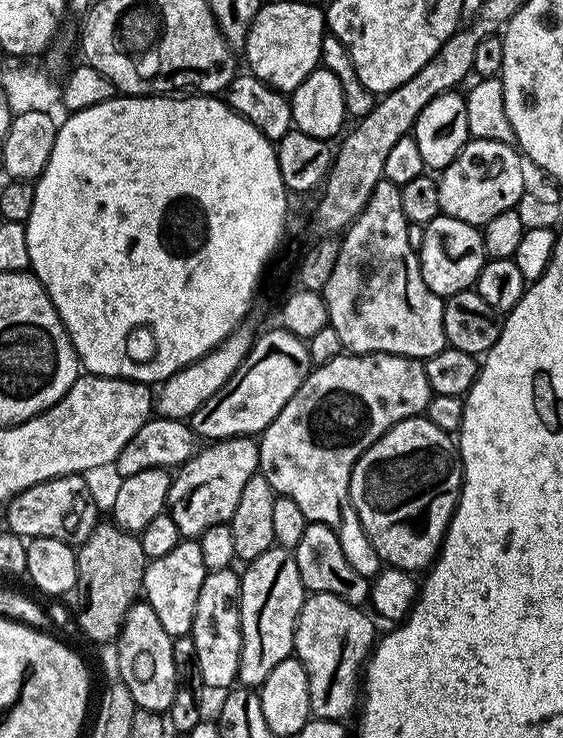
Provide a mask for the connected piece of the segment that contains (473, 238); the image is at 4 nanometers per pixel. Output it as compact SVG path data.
M441 214L424 225L424 237L418 255L422 278L428 289L441 298L447 298L475 285L486 259L484 238L477 225Z

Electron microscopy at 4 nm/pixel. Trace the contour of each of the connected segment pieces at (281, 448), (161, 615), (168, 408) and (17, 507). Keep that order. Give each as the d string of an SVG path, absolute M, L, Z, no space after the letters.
M389 352L341 354L330 362L313 367L304 384L298 386L294 398L282 406L278 418L274 418L274 422L270 422L270 426L259 433L259 475L270 482L277 496L294 498L302 514L306 514L311 523L334 530L342 546L342 554L346 554L346 562L350 562L358 574L374 578L382 570L382 561L352 505L350 478L354 466L360 455L371 444L378 442L378 438L382 438L390 426L411 416L427 413L433 395L423 363L411 356L395 356Z
M192 538L181 539L170 554L162 554L162 558L149 560L144 572L143 599L158 614L158 622L162 622L162 630L173 638L189 635L194 622L194 610L198 610L198 593L202 591L202 582L206 569L202 562L202 550L199 543Z
M241 326L228 335L223 344L175 372L169 380L159 385L160 392L158 388L155 393L155 415L165 416L171 420L187 421L207 400L214 398L214 394L218 394L218 390L226 386L226 382L230 382L234 370L238 370L238 366L242 366L242 362L248 357L248 351L251 350L253 343L254 332L251 332L247 326Z
M80 474L55 476L53 480L43 480L22 490L7 501L5 508L8 509L4 512L7 531L28 540L58 538L73 546L84 544L98 523L96 496L84 480L87 479Z

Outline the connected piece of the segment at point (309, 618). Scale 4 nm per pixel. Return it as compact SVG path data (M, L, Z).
M321 592L311 593L300 608L292 647L295 659L304 663L313 717L340 720L355 704L357 707L357 693L356 696L352 692L346 693L345 696L340 695L343 694L344 688L361 687L366 653L374 644L374 636L367 632L373 617L363 616L360 611L357 605L338 598L338 594Z

